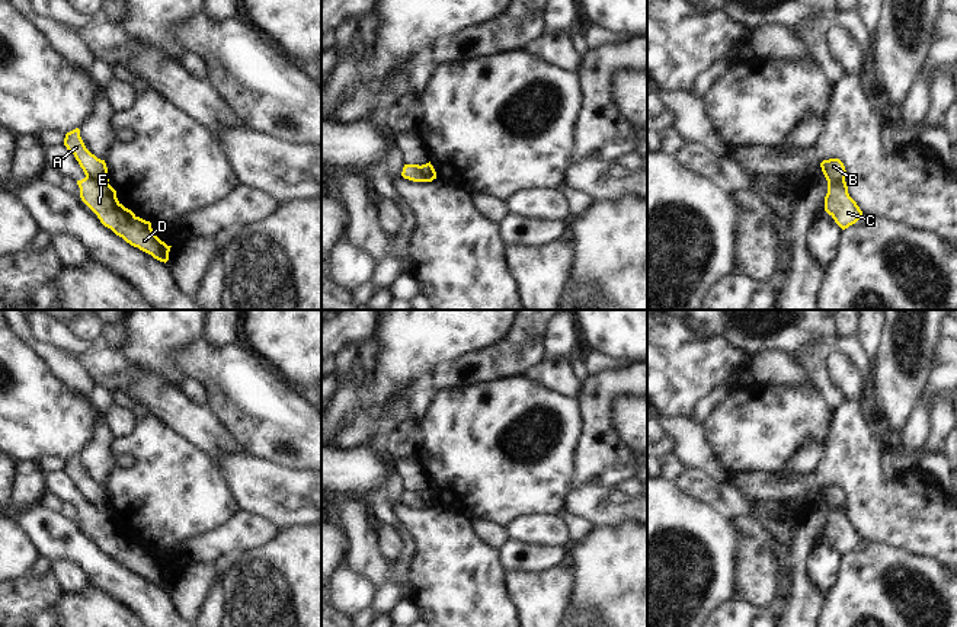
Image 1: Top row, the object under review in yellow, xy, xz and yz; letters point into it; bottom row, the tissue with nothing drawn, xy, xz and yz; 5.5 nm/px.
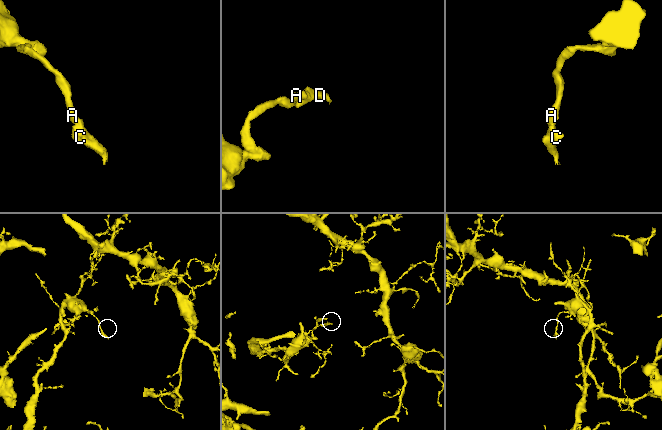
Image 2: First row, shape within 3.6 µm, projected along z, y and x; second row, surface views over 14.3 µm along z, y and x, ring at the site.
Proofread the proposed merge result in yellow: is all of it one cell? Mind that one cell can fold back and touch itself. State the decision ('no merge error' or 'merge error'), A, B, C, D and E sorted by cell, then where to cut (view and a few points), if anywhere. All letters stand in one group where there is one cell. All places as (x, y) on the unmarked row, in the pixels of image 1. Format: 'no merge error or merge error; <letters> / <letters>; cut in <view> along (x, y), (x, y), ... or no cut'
merge error; A B / C D E; cut in xy along (86, 502), (106, 509)

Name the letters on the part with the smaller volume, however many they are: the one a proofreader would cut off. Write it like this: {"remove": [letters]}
{"remove": ["C", "D", "E"]}

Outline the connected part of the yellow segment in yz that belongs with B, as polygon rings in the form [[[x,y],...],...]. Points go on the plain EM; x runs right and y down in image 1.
[[[829,484],[820,489],[822,498],[828,506],[830,508],[842,508],[846,503],[846,496],[844,489],[839,484]]]

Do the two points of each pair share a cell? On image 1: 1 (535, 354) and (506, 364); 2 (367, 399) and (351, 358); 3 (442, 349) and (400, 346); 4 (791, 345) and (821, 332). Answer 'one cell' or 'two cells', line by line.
1: one cell
2: two cells
3: one cell
4: one cell

